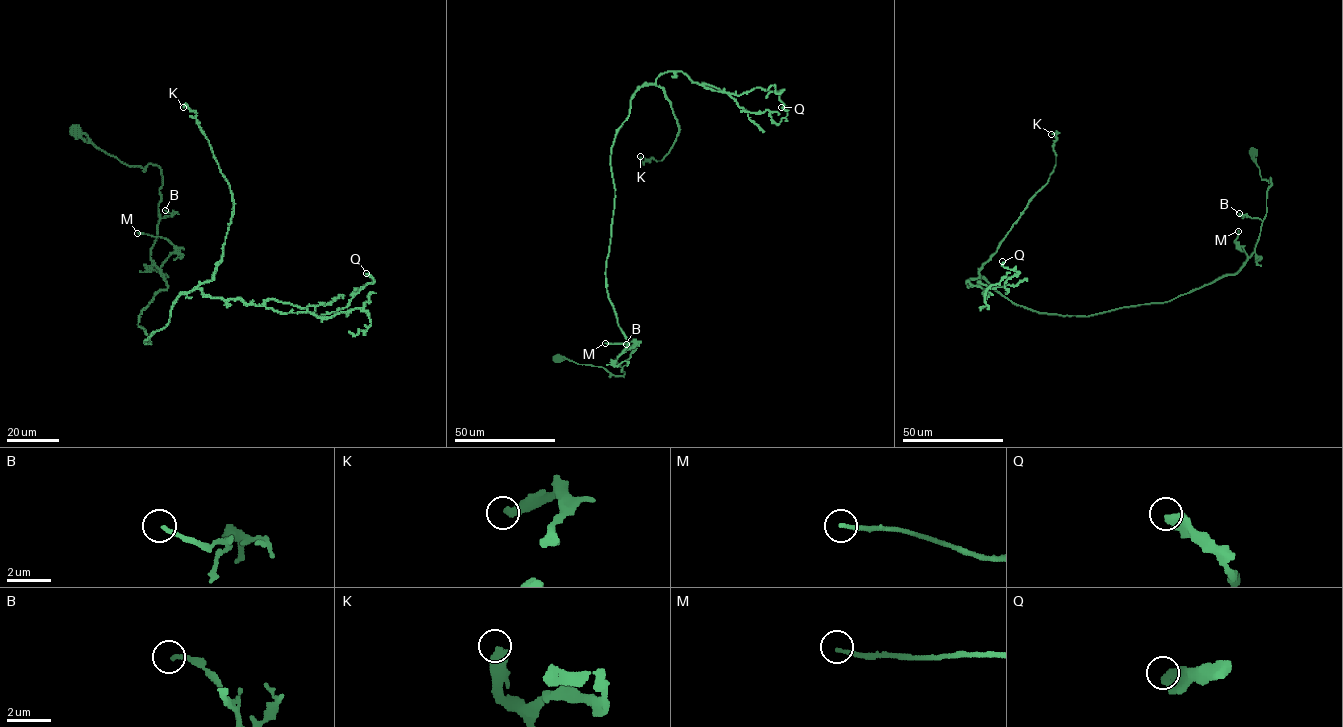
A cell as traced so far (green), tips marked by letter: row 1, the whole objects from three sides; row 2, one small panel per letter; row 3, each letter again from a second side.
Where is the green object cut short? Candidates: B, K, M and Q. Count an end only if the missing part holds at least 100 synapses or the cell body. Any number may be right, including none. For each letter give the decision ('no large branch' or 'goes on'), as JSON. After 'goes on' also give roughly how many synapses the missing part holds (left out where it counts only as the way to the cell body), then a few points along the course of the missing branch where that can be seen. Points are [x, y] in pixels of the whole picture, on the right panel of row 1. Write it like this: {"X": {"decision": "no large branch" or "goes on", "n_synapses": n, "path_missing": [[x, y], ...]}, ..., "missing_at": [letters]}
{"B": {"decision": "no large branch"}, "K": {"decision": "no large branch"}, "M": {"decision": "no large branch"}, "Q": {"decision": "no large branch"}, "missing_at": []}

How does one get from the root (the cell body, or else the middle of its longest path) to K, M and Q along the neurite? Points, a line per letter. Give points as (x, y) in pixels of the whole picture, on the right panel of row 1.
K: (1253, 154), (1271, 186), (1236, 273), (1163, 302), (1061, 316), (1015, 304), (978, 272), (1047, 182), (1051, 134)
M: (1253, 154), (1261, 178), (1270, 177), (1271, 186), (1266, 216), (1249, 257), (1236, 241), (1238, 231)
Q: (1253, 154), (1271, 186), (1236, 273), (1061, 316), (966, 282), (1006, 294), (1018, 273), (1002, 261)

